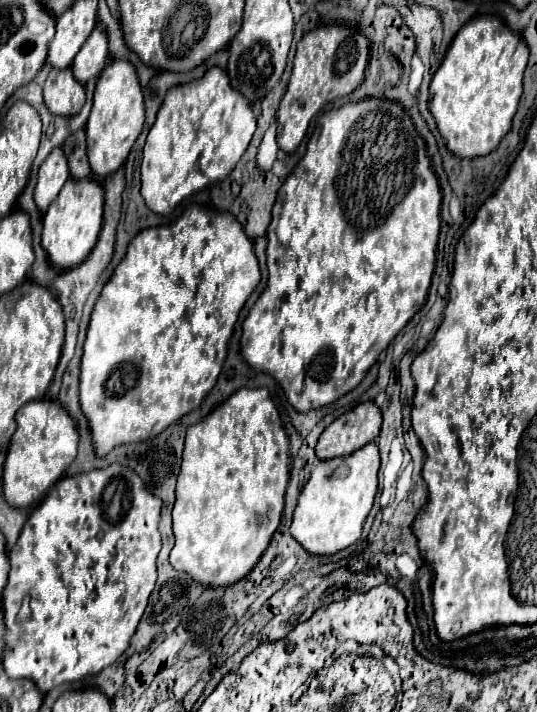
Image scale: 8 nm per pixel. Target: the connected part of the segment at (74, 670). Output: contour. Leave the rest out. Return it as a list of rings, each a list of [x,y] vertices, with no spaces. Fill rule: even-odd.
[[[118,463],[108,469],[64,477],[50,489],[8,553],[10,575],[2,591],[2,613],[10,639],[2,667],[10,679],[32,679],[40,693],[48,693],[56,685],[100,673],[128,649],[156,583],[156,557],[162,547],[158,531],[160,505],[162,501],[146,491],[142,479]],[[26,593],[31,597],[32,619],[16,625],[20,601]]]

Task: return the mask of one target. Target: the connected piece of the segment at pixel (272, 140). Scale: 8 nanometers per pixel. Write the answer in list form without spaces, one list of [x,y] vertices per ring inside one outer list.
[[[272,123],[268,127],[268,131],[264,133],[258,153],[256,153],[256,167],[260,171],[268,171],[272,167],[272,163],[276,161],[276,153],[278,153],[278,145],[276,145],[276,123]]]

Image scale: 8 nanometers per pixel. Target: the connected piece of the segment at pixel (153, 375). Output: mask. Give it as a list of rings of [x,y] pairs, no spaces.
[[[188,209],[182,219],[174,221],[170,225],[148,227],[132,239],[124,259],[118,263],[118,267],[114,269],[114,275],[104,285],[104,289],[100,291],[100,295],[94,303],[86,341],[84,341],[84,353],[82,353],[82,361],[80,361],[80,409],[82,409],[84,417],[88,419],[90,433],[92,433],[92,445],[94,445],[94,451],[98,457],[108,455],[112,449],[116,449],[120,445],[152,439],[152,437],[160,435],[166,427],[170,427],[174,421],[178,421],[180,417],[184,417],[186,413],[200,407],[202,399],[216,385],[216,379],[222,371],[222,365],[226,359],[226,345],[232,335],[238,313],[258,283],[260,283],[260,267],[258,267],[258,259],[254,255],[252,241],[246,237],[242,225],[228,213],[218,213],[214,209]]]

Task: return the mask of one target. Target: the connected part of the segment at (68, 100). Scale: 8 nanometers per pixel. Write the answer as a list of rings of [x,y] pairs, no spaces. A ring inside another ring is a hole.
[[[52,69],[44,83],[44,103],[50,113],[72,117],[84,107],[84,87],[74,79],[70,69]]]

